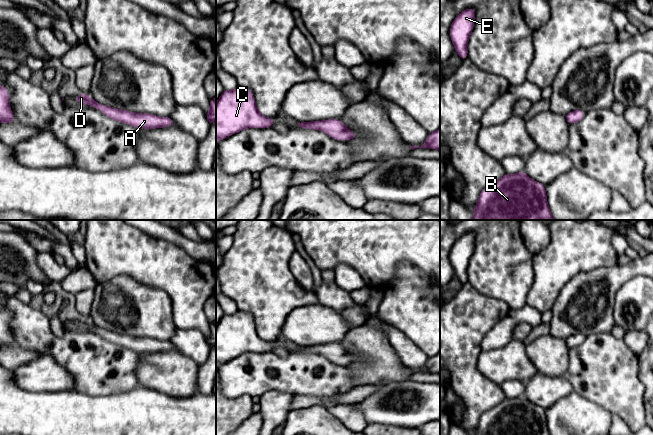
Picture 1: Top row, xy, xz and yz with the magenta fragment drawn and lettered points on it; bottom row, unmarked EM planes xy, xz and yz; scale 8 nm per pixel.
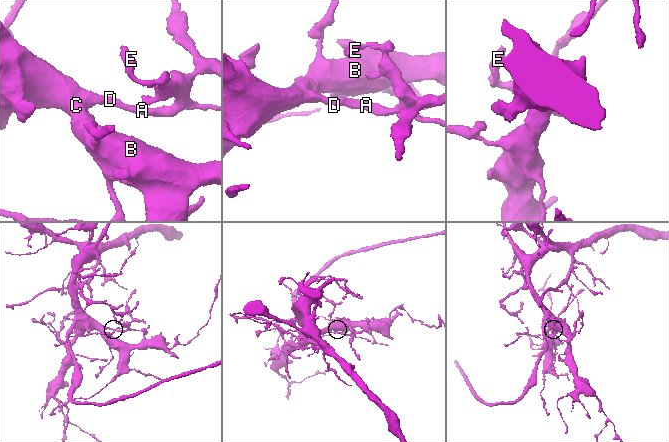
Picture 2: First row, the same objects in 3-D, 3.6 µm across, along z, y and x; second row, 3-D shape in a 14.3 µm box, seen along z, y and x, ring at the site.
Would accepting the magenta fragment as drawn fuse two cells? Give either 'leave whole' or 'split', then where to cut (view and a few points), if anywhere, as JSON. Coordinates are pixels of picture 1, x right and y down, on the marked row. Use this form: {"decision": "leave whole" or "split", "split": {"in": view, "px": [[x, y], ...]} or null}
{"decision": "leave whole", "split": null}

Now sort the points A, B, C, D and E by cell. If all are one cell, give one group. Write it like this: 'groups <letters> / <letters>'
groups A B C D E

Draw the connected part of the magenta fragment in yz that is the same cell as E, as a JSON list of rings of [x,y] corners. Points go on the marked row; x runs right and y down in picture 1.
[[[467,8],[461,12],[452,22],[450,37],[462,60],[468,57],[467,43],[475,22],[475,9]]]

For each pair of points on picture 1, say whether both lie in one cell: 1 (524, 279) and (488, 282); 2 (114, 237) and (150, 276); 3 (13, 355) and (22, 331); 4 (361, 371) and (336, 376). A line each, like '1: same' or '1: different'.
1: same
2: same
3: different
4: different

